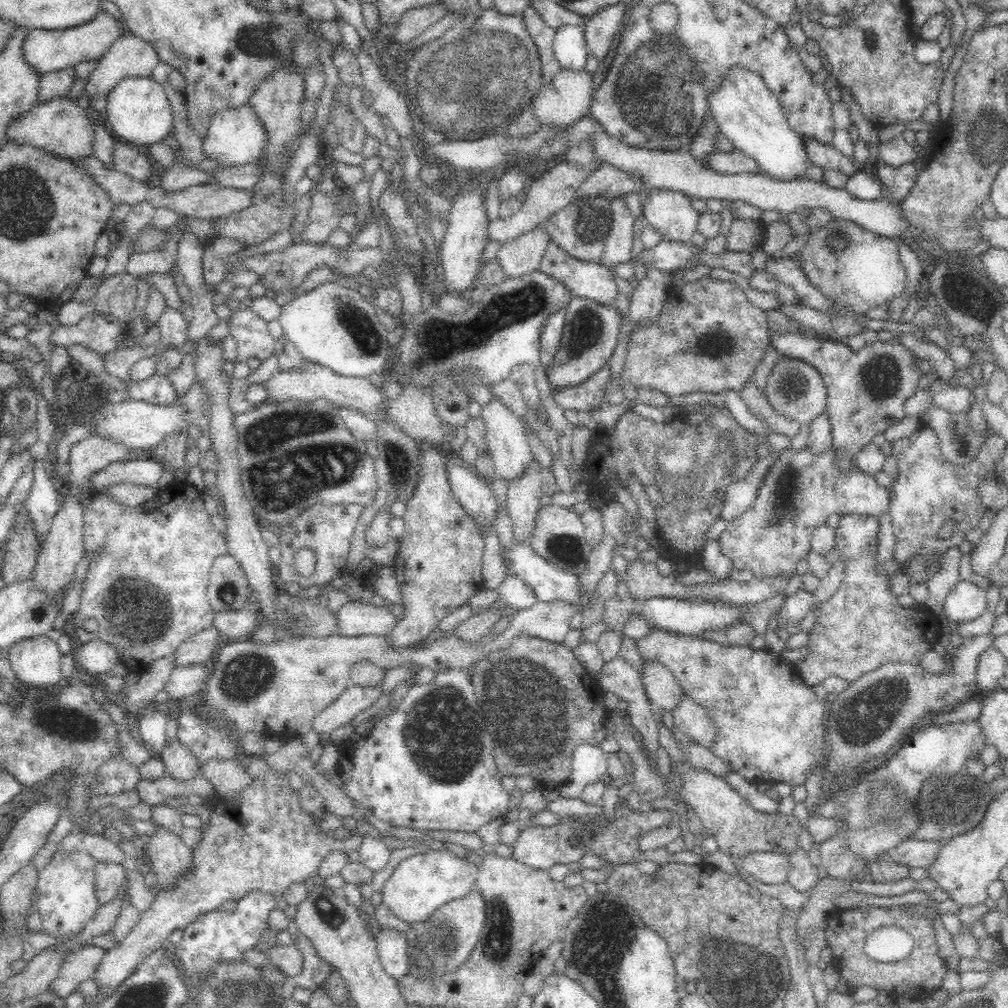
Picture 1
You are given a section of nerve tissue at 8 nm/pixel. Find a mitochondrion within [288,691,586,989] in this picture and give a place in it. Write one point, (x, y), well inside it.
(499, 945)

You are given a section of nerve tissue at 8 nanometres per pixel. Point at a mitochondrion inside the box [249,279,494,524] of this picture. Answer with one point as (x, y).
(366, 337)

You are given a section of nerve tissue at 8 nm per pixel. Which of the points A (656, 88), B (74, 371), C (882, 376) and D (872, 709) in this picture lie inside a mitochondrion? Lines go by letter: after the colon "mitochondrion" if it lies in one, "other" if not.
A: mitochondrion
B: other
C: mitochondrion
D: mitochondrion

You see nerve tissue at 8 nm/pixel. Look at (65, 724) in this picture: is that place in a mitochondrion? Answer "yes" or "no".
yes

